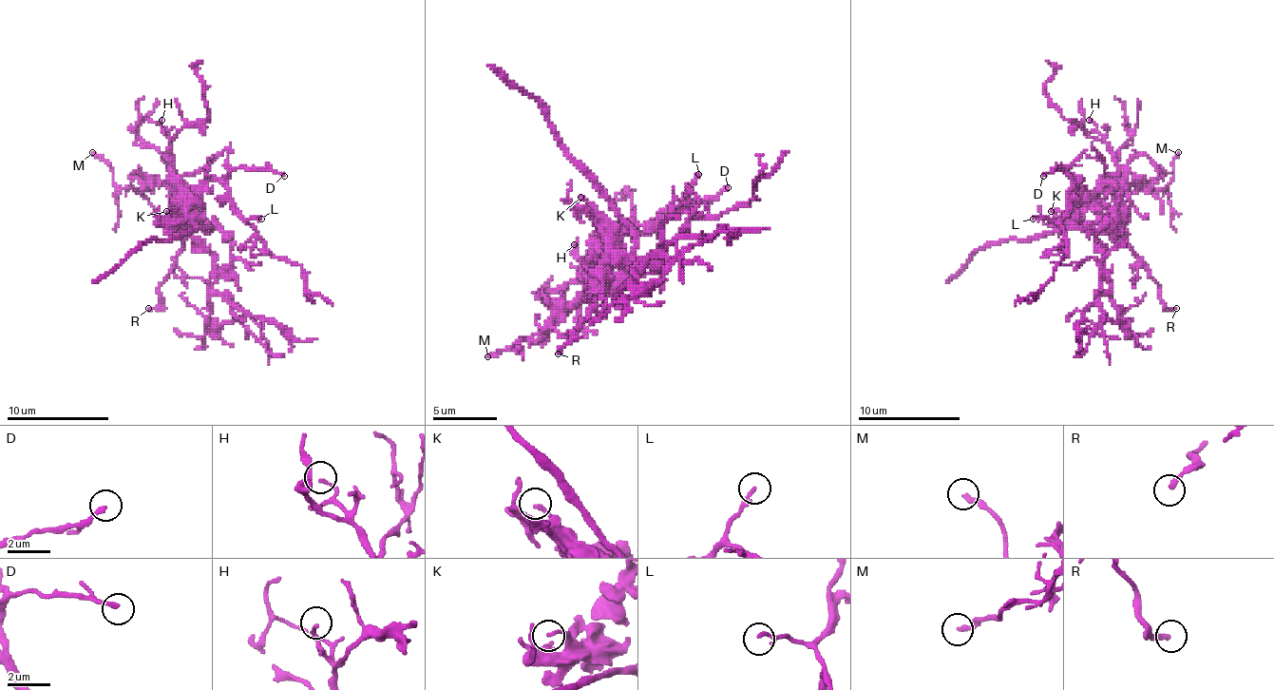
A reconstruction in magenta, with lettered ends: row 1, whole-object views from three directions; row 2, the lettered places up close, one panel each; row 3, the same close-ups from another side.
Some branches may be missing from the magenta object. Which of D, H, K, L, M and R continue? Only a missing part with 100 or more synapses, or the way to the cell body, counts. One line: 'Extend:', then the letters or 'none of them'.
Extend: none of them

